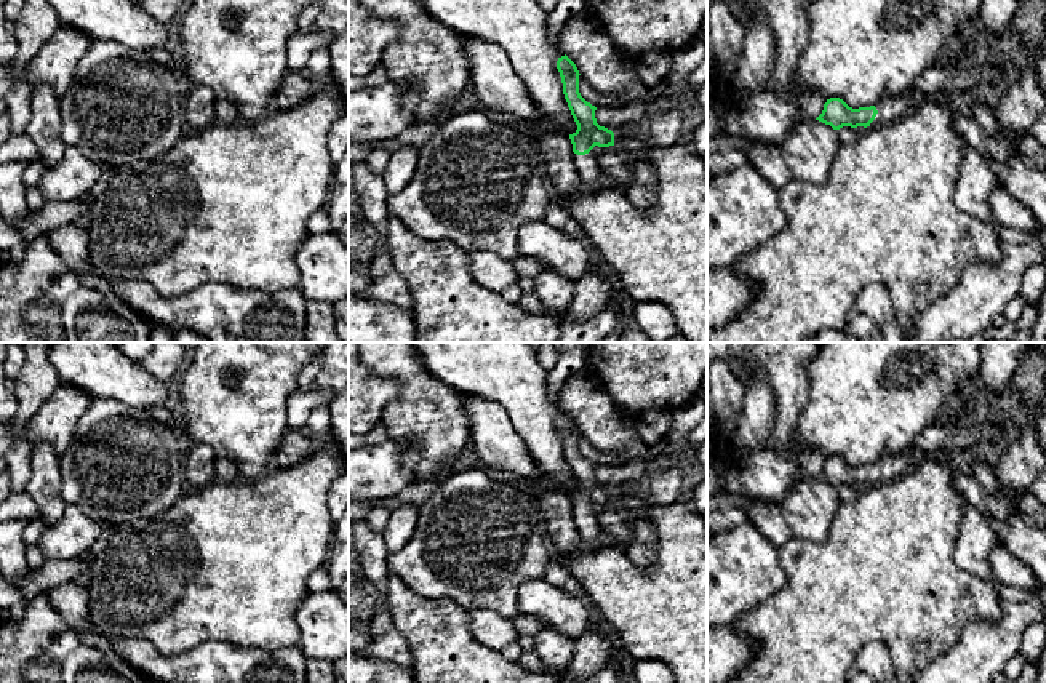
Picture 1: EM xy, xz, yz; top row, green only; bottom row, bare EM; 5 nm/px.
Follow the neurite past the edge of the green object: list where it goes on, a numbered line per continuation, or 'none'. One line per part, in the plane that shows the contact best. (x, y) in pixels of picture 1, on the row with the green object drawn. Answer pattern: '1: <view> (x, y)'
1: yz (891, 107)

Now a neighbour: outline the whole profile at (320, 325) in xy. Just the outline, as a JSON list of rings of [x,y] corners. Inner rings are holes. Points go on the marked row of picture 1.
[[[307,302],[305,306],[305,342],[341,342],[336,334],[333,304]]]

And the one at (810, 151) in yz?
[[[808,117],[781,146],[792,176],[812,184],[824,184],[828,179],[840,147],[836,130]]]

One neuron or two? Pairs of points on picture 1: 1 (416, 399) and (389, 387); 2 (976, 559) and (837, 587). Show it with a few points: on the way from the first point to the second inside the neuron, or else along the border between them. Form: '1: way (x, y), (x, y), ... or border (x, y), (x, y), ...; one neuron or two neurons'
1: border (368, 367), (399, 387), (383, 418); two neurons
2: border (960, 525), (954, 560), (970, 573), (989, 579); two neurons

